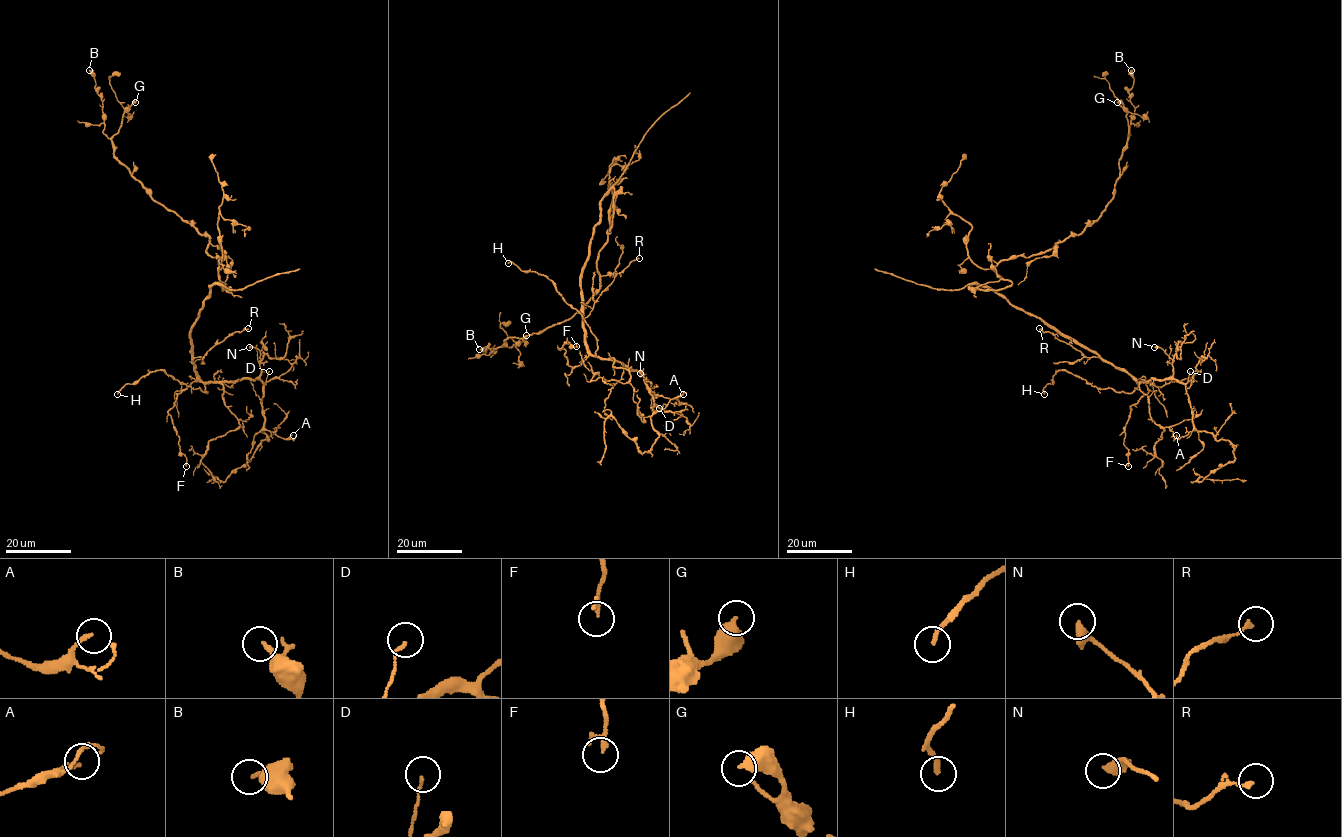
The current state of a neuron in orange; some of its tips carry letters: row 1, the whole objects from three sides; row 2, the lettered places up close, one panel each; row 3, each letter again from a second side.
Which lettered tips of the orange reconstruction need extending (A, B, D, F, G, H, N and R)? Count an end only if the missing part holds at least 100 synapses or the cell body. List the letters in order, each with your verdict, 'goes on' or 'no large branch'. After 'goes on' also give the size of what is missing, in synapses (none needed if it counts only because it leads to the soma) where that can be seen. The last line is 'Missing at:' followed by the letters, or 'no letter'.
A: no large branch
B: no large branch
D: no large branch
F: no large branch
G: no large branch
H: no large branch
N: no large branch
R: no large branch
Missing at: no letter

